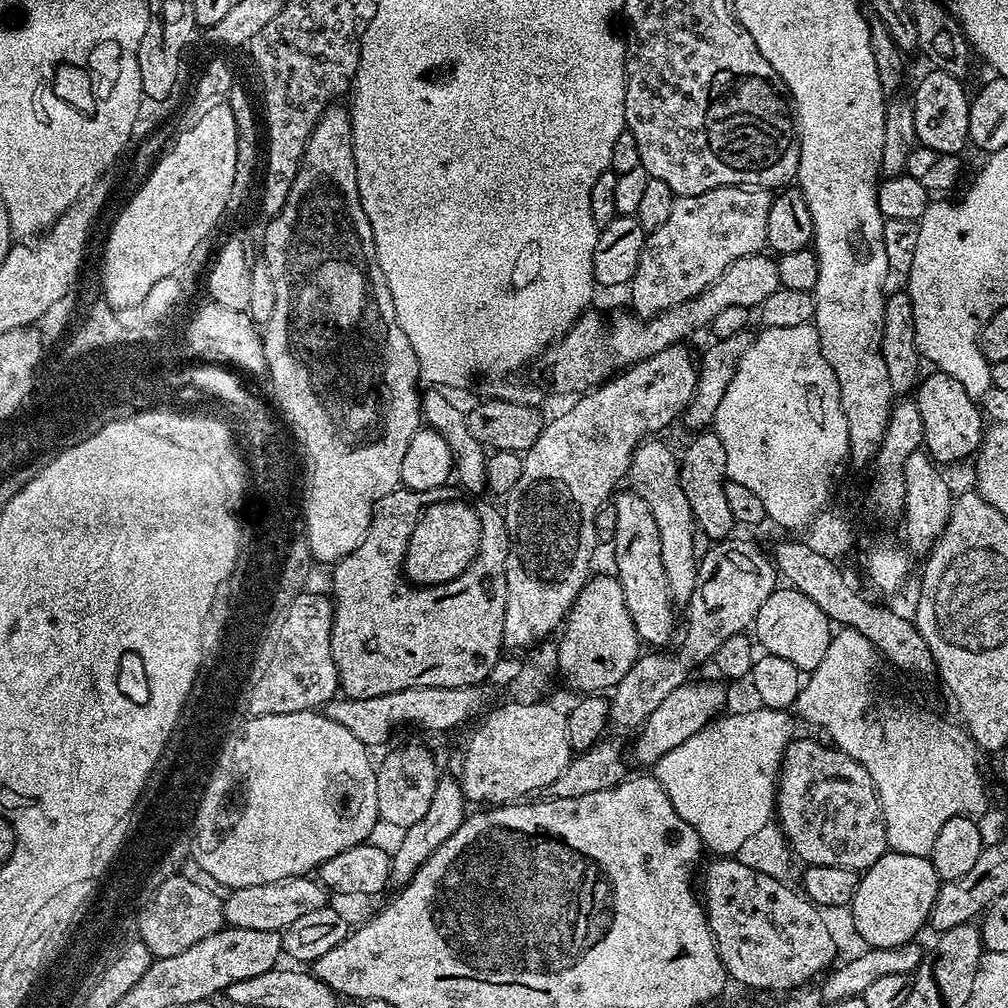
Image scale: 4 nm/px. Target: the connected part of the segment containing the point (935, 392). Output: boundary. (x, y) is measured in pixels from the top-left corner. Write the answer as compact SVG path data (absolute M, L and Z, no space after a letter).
M935 370L929 373L929 376L927 373L914 389L918 414L922 414L923 447L940 466L956 464L967 456L975 457L985 434L985 429L980 428L982 412L977 401L972 400L970 394L966 394L966 389L956 379L950 378L950 374Z

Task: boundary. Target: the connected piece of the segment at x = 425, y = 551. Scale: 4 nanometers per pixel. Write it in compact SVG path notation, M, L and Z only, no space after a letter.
M452 498L434 503L422 511L404 555L405 579L417 587L432 587L452 581L477 556L481 545L481 520L475 507Z

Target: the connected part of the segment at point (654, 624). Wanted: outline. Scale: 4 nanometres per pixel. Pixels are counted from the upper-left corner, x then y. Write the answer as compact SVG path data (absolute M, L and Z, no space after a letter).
M631 490L617 491L611 501L614 506L614 538L610 548L616 555L614 575L626 594L626 606L634 618L641 641L648 644L664 644L676 628L677 609L666 582L666 570L662 566L662 542L658 542L658 526L650 506Z

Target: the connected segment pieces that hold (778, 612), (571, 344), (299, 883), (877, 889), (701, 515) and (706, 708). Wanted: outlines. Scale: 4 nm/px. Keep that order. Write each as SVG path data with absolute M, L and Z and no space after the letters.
M791 586L777 587L775 592L762 602L762 610L758 610L754 625L754 640L769 656L786 658L786 662L794 662L801 673L813 672L826 658L826 650L830 647L834 625L806 594Z
M755 252L738 258L715 280L705 292L671 308L657 316L641 318L625 310L612 316L608 324L600 321L593 310L585 311L559 340L548 345L538 357L540 372L544 380L556 392L583 394L609 379L613 374L650 358L662 350L679 345L692 332L692 327L711 325L712 319L726 306L742 306L749 310L759 309L762 302L774 294L780 286L778 266L771 255Z
M293 876L276 883L231 889L224 900L224 920L229 927L238 929L282 932L305 914L327 907L328 892L317 879L310 876Z
M887 851L860 876L850 905L852 924L868 948L889 948L915 941L936 901L941 878L928 856Z
M700 430L684 448L684 456L679 457L680 481L682 491L690 502L692 518L701 533L709 536L709 541L723 542L733 535L732 528L737 527L734 514L730 514L730 505L726 502L724 482L728 471L726 470L726 449L716 437L715 431Z
M719 679L716 680L704 680L701 684L689 682L678 686L678 690L670 690L669 696L644 719L635 733L636 745L632 752L630 748L631 759L633 756L640 764L654 766L662 758L662 754L674 750L674 746L682 746L686 738L694 738L698 730L717 719L725 711L724 703L728 700L728 692L723 688L725 685Z

